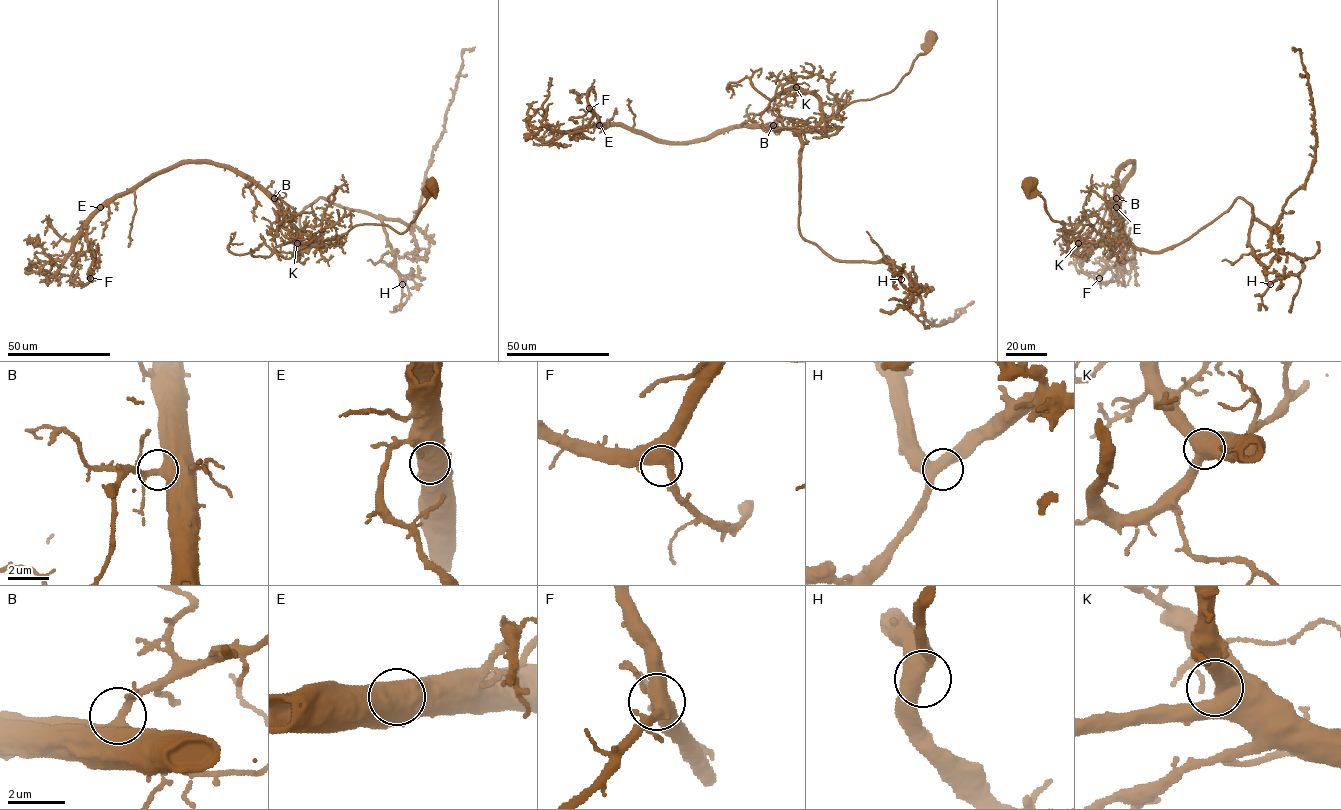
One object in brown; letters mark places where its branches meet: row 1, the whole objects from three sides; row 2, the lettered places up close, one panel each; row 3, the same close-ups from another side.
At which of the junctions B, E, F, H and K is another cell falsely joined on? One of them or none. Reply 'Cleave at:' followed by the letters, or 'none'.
Cleave at: none

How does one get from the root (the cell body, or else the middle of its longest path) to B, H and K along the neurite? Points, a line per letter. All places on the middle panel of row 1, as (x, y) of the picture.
B: (931, 38), (928, 50), (915, 59), (891, 91), (852, 101), (807, 130), (773, 125)
H: (931, 38), (928, 50), (891, 91), (852, 101), (800, 133), (801, 235), (836, 259), (887, 258), (901, 279)
K: (931, 38), (928, 50), (915, 59), (893, 90), (852, 101), (831, 118), (823, 118), (815, 96), (796, 87)

